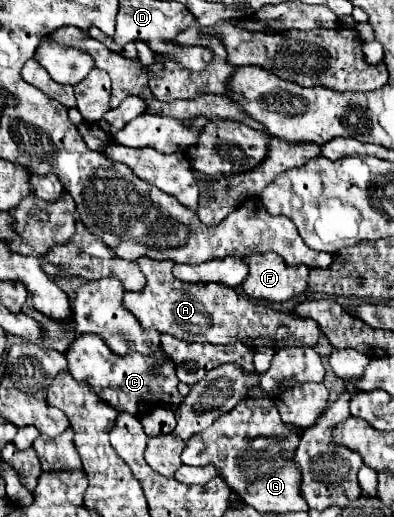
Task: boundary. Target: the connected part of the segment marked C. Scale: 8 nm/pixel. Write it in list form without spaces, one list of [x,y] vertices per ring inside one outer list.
[[[83,334],[73,340],[73,348],[65,352],[69,362],[69,374],[75,380],[85,380],[91,390],[109,406],[119,412],[143,416],[155,406],[177,410],[183,404],[183,396],[177,388],[175,362],[159,348],[149,354],[129,350],[125,356],[109,352],[105,342],[97,334]]]

